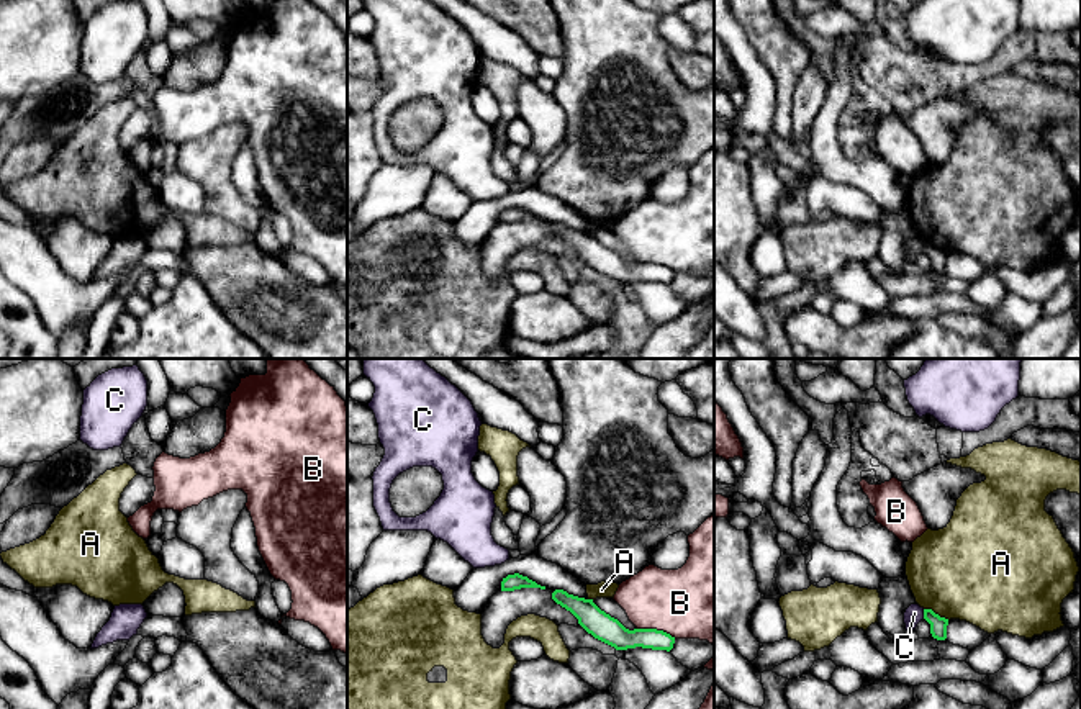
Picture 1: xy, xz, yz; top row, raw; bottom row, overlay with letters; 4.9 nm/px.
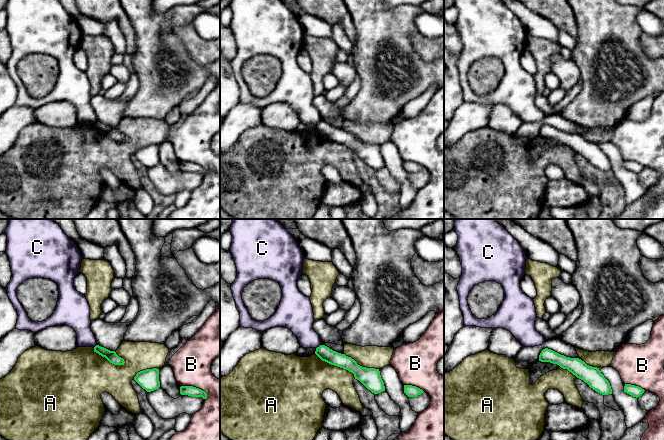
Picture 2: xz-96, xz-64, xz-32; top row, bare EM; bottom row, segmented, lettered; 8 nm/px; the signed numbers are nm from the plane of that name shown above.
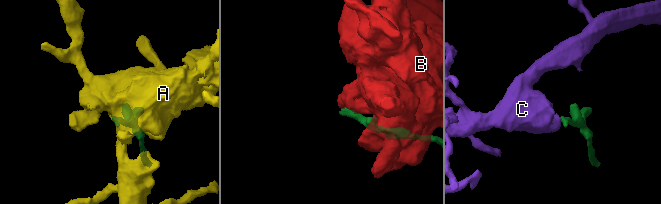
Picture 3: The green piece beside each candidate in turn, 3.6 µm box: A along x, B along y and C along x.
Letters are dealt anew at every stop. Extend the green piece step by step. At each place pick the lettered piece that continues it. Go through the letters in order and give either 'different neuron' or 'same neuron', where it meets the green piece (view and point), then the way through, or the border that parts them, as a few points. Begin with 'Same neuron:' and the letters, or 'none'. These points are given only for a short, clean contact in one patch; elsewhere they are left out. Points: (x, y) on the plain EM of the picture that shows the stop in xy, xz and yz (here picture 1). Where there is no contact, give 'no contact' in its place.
Same neuron: none
A: different neuron; meets green in yz at (937, 248)
B: different neuron; meets green in xz at (655, 262)
C: different neuron; meets green in yz at (924, 248); border along yz (922, 243), (924, 251)

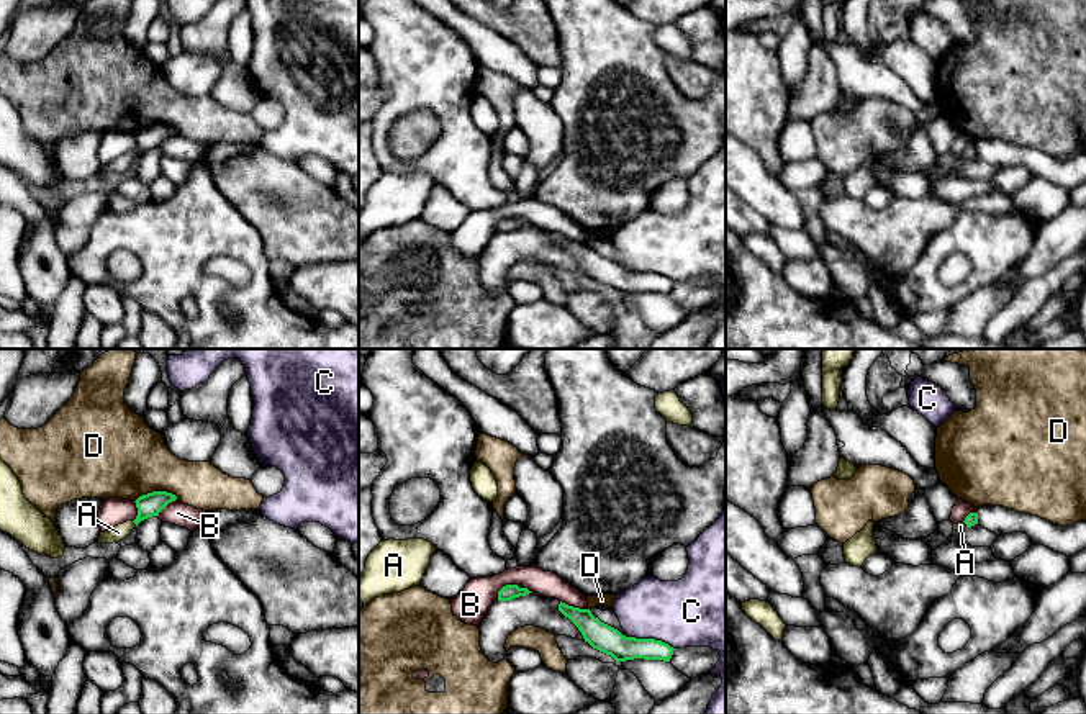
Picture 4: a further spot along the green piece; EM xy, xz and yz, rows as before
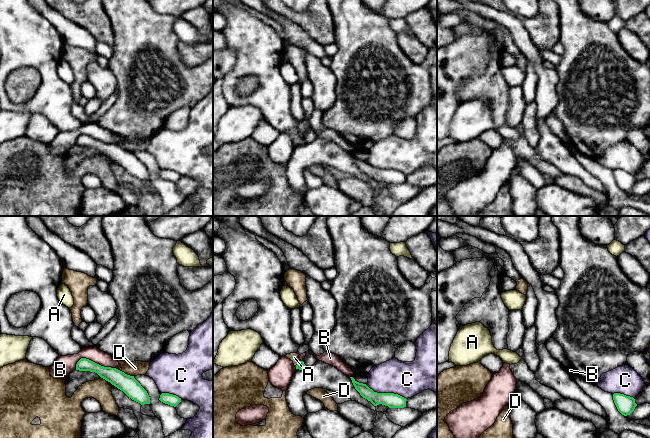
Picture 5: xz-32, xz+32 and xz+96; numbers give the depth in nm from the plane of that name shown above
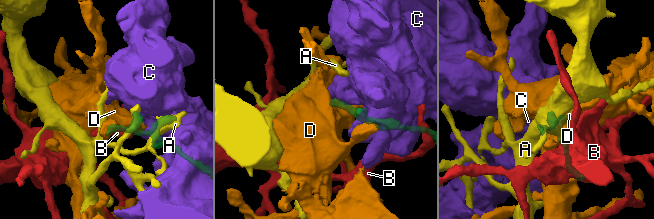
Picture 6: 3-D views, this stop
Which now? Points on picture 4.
Same neuron: A
A: same neuron; meets green in xy at (135, 156); runs through xy (149, 138), (135, 156), (118, 166)
B: different neuron; meets green in xz at (503, 220)
C: different neuron; meets green in xz at (652, 272)
D: different neuron; meets green in xy at (156, 125)

